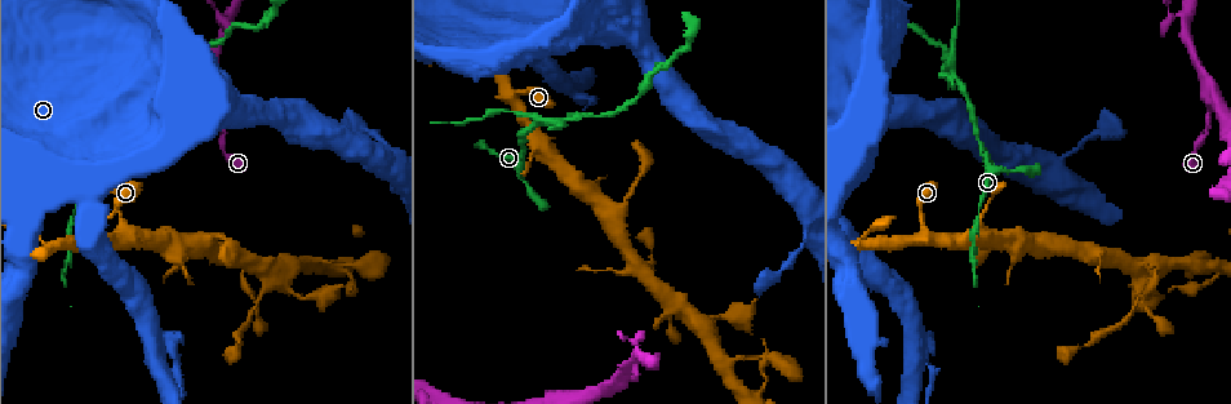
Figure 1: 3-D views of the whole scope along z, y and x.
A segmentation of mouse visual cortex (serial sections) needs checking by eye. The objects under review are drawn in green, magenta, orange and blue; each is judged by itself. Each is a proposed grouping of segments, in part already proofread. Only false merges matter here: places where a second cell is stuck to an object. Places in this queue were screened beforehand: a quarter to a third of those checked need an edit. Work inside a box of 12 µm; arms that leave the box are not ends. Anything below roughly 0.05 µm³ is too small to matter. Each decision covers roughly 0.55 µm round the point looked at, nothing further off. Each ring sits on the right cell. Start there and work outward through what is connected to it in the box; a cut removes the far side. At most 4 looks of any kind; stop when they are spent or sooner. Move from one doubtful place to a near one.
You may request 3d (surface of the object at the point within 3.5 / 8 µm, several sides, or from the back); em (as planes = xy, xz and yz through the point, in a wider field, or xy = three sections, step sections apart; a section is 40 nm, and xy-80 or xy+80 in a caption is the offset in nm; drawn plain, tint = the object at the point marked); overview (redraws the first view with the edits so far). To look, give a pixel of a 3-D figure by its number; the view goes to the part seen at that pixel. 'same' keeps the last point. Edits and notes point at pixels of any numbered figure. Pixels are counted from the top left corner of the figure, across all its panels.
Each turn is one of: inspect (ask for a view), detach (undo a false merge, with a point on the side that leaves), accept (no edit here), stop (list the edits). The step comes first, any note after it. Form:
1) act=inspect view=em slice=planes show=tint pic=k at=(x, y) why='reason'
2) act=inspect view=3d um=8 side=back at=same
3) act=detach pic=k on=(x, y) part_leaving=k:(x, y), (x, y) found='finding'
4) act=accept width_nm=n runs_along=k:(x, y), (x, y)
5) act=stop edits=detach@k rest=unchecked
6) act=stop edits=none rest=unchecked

act=inspect view=3d um=3.5 pic=1 at=(618, 381) why='arms part here'

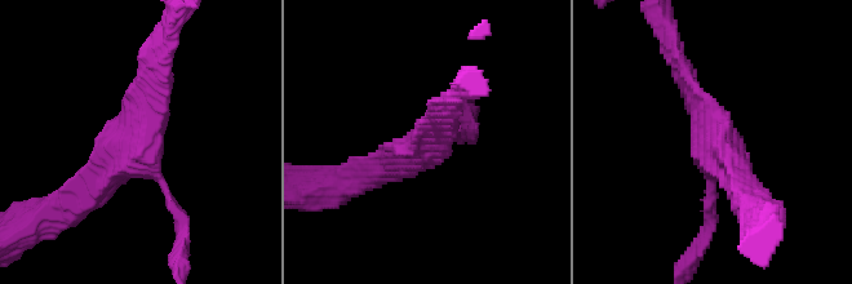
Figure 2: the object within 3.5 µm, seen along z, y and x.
act=inspect view=em slice=planes show=tint pic=2 at=(718, 160) why='shape alone is not enough'

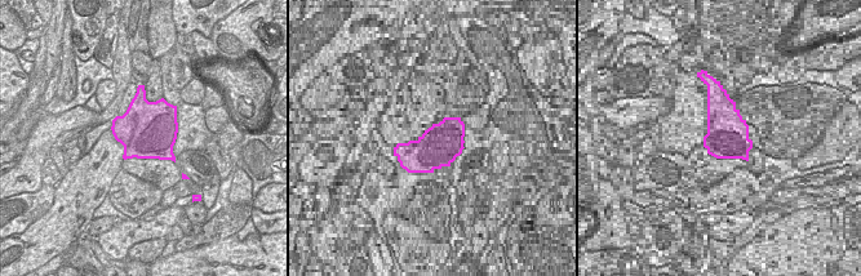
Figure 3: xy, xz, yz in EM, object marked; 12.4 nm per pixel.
act=accept width_nm=700 runs_along=2:(474, 133), (363, 173) found='one cell here'

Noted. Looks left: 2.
act=inspect view=em slice=xy step=2 show=tint pic=1 at=(954, 73) why='arms part here'

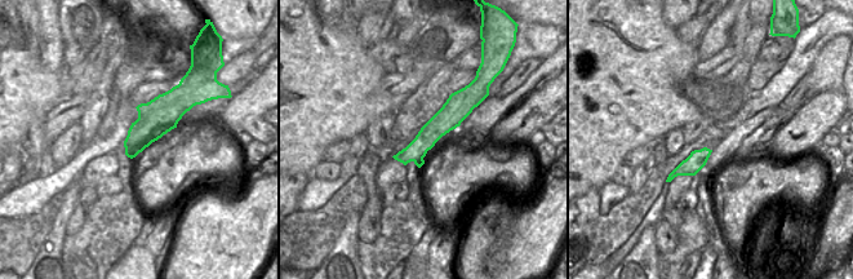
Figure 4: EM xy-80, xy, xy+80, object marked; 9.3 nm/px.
act=inspect view=3d um=3.5 at=same

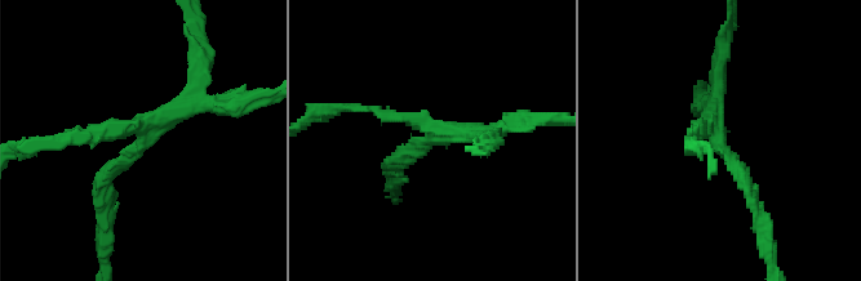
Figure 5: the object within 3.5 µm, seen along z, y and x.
act=detach pic=5 on=(524, 121) arm_widths_nm=150,200,200 part_leaving=5:(434, 138), (549, 121) found='two cells meet here'

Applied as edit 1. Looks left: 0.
act=stop edits=detach@5 rest=unchecked

